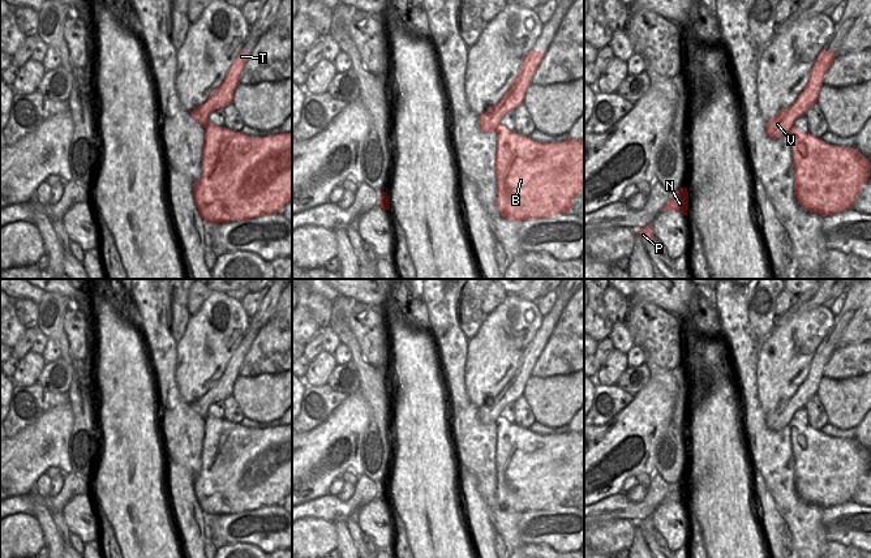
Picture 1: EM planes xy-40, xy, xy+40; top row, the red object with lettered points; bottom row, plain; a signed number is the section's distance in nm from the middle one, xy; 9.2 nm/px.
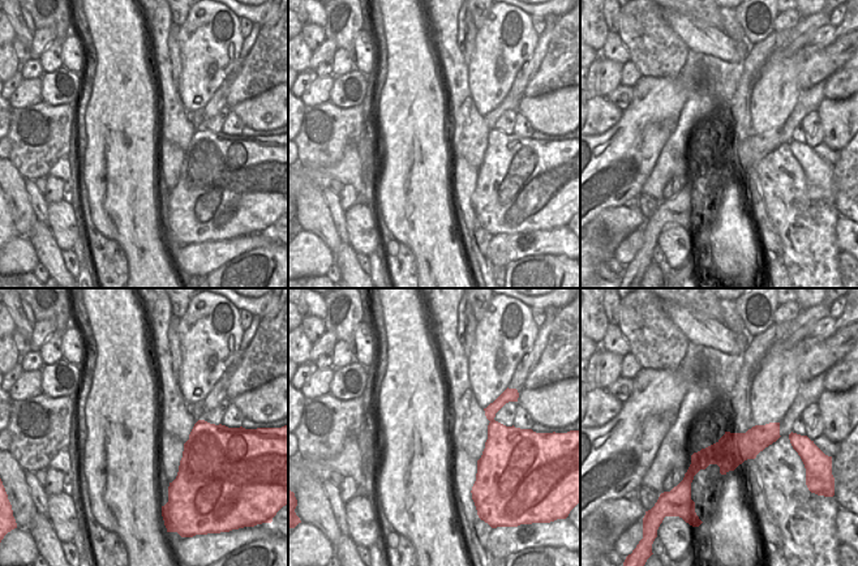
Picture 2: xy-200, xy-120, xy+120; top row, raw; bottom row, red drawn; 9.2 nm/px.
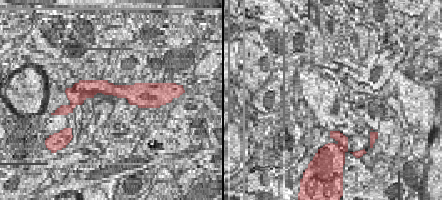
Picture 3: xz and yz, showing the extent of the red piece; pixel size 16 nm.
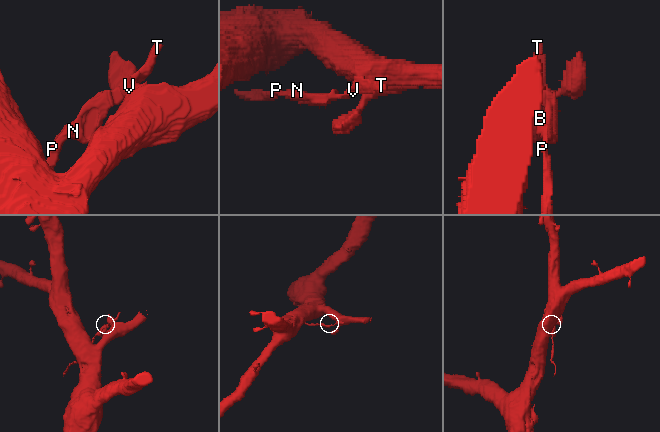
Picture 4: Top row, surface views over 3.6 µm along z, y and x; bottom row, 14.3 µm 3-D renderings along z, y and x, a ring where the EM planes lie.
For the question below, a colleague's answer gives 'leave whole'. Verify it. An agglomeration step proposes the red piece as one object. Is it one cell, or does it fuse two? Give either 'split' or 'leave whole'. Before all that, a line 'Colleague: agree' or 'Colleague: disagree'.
Colleague: disagree
split

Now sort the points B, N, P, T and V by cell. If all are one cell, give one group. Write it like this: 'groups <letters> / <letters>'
groups B / N P T V

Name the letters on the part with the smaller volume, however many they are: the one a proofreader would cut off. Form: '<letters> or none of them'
N, P, T, V

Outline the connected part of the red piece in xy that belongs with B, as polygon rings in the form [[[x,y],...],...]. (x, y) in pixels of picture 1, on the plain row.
[[[503,417],[495,425],[495,495],[499,506],[523,514],[570,505],[572,492],[584,482],[584,432],[540,435]]]

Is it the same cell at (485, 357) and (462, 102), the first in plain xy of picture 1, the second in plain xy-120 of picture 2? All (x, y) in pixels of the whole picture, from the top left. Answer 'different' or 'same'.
different

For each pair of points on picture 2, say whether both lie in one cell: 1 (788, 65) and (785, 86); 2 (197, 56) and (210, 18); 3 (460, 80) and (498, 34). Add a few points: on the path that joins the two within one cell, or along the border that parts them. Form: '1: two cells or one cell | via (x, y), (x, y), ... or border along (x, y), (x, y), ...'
1: one cell | via (785, 71), (785, 81)
2: one cell | via (206, 47), (210, 43), (210, 28)
3: two cells | border along (466, 64), (470, 95), (475, 102)

